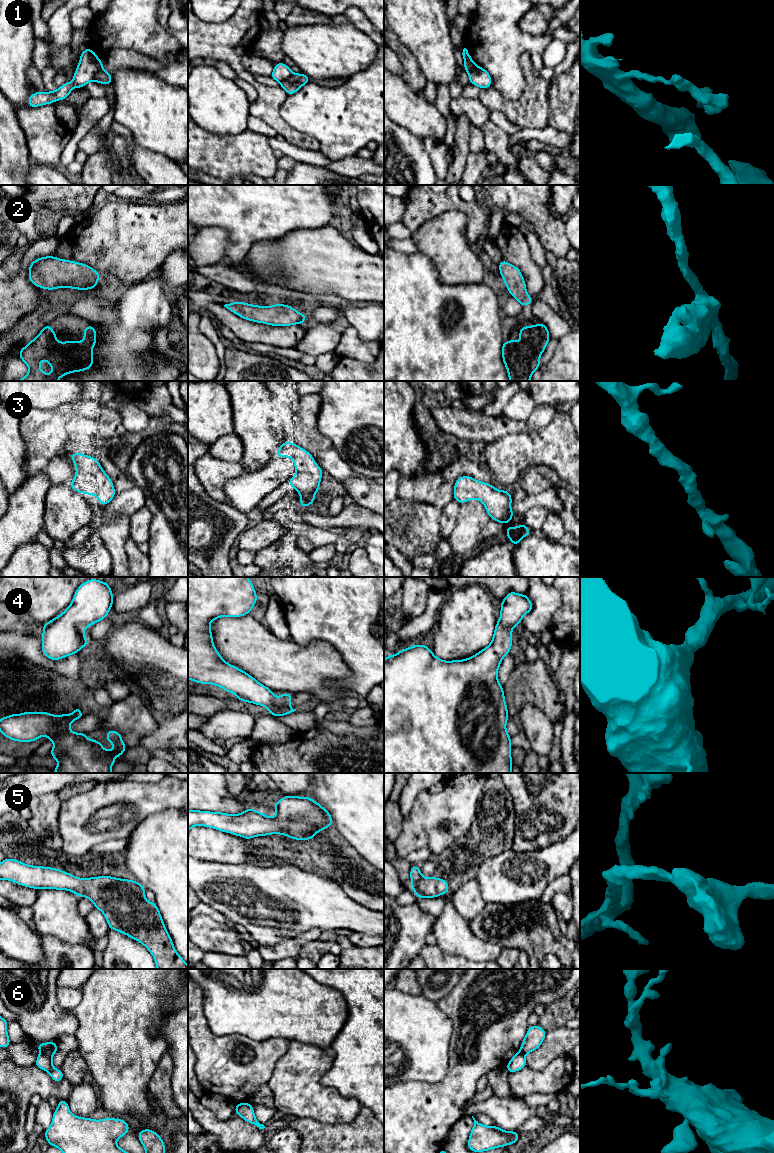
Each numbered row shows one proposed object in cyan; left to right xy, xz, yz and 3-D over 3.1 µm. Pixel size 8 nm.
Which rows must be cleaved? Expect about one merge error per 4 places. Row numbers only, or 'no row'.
1, 6

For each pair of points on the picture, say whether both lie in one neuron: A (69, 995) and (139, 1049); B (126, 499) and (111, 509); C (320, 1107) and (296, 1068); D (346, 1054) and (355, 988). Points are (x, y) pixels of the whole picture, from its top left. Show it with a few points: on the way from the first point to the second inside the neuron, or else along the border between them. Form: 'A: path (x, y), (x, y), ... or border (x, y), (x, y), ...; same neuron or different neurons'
A: border (80, 988), (81, 1000), (71, 1010); different neurons
B: path (122, 503), (115, 507); same neuron
C: path (310, 1097), (296, 1083), (296, 1078); same neuron
D: path (353, 1038), (363, 1028), (363, 1004); same neuron

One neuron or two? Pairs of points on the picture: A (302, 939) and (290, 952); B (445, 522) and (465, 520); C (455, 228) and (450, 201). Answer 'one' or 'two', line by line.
A: two
B: two
C: two

